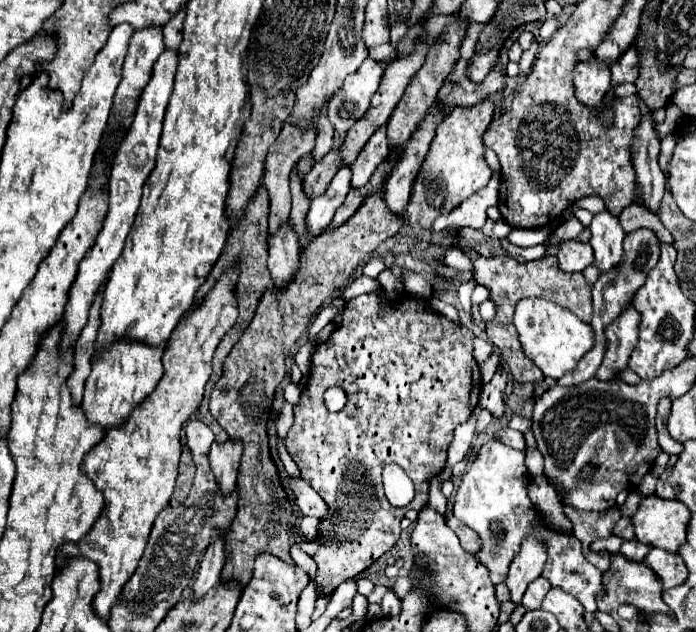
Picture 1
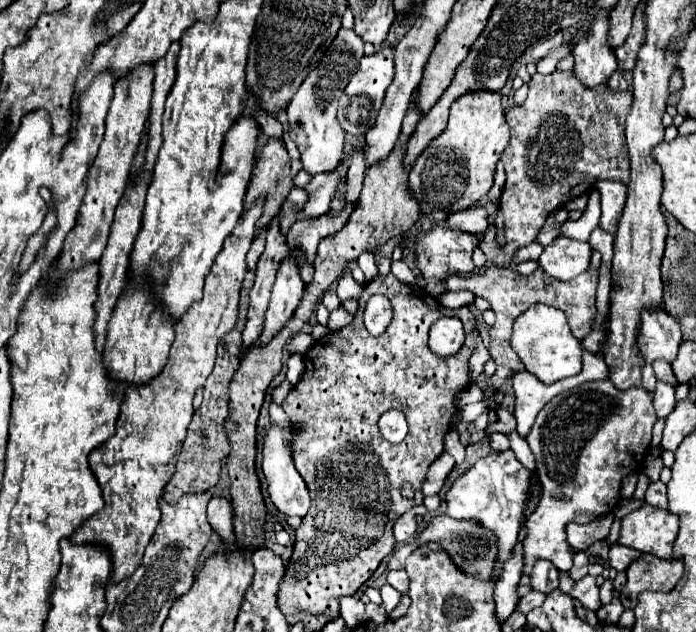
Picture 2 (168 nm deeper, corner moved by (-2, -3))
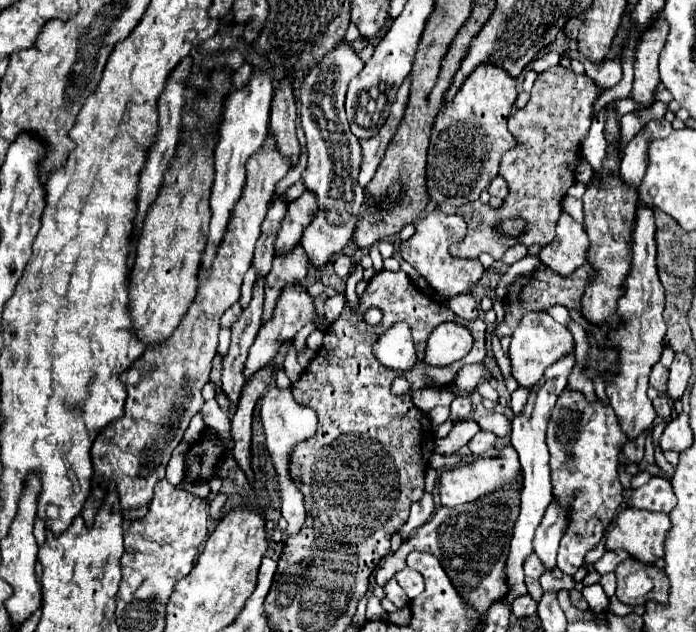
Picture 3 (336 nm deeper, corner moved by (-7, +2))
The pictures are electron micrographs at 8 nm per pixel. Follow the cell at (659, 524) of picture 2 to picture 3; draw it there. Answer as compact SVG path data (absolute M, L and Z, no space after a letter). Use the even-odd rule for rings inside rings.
M627 508L607 528L605 548L607 550L627 550L633 558L637 558L645 564L653 564L657 558L661 558L665 554L665 540L667 540L669 530L671 530L669 514L647 512L641 508Z

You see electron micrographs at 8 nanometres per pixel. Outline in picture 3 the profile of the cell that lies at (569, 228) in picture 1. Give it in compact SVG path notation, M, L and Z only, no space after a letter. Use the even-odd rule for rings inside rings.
M515 244L513 248L509 248L507 252L505 252L505 256L503 256L503 264L513 264L513 262L517 262L517 260L521 260L523 256L527 256L527 248L525 246L521 246L521 244Z

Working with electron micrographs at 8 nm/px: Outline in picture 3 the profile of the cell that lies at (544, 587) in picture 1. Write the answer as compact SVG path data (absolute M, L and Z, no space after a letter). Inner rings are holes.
M553 500L553 504L547 508L547 514L543 516L543 522L539 524L539 530L535 532L535 538L533 538L533 550L543 562L545 570L555 568L557 548L559 548L559 540L565 526L567 526L567 514Z

